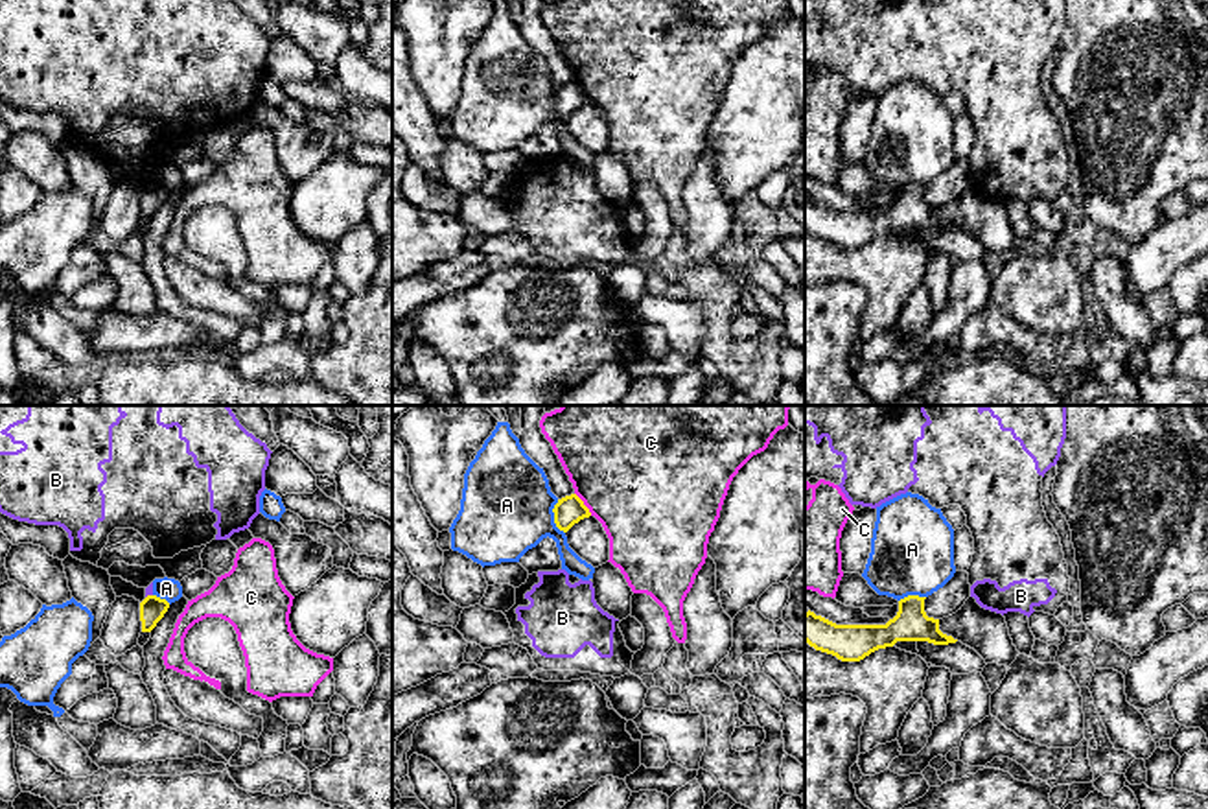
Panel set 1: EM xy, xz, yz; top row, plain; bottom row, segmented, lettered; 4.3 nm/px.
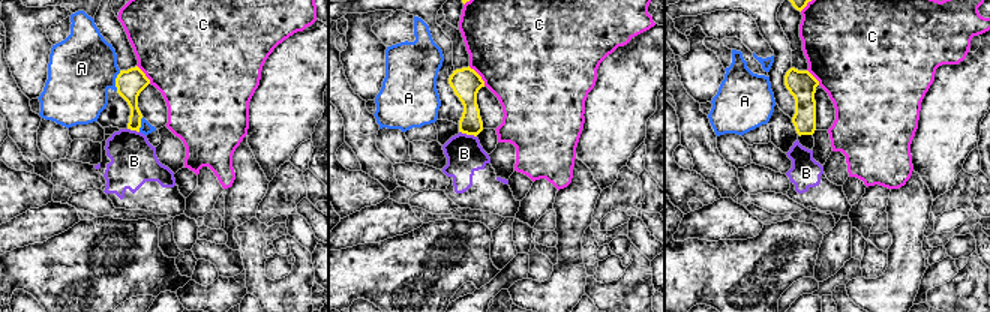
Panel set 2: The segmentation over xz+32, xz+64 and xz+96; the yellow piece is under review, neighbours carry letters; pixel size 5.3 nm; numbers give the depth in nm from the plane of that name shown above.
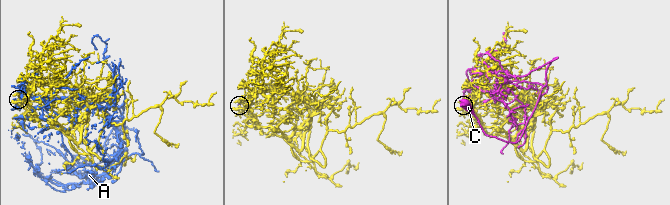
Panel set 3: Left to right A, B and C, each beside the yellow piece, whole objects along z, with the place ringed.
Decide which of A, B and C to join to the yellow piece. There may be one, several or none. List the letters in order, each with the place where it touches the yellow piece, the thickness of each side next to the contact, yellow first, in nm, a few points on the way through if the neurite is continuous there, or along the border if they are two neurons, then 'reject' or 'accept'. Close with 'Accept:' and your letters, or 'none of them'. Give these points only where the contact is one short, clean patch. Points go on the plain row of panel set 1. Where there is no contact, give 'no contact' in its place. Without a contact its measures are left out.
A: contact xz (555, 104); calibres 120 and 400 nm; reject
B: contact xy (148, 183); calibres 110 and 30 nm; border xy (151, 181), (146, 185); reject
C: contact xz (582, 91); calibres 120 and 480 nm; reject
Accept: none of them

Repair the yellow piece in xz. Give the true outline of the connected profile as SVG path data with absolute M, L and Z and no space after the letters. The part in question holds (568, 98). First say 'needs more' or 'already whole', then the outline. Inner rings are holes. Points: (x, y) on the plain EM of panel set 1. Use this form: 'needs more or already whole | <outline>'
already whole | M576 81L558 87L552 100L554 100L556 114L563 120L567 120L580 107L591 103L589 96L584 92L584 88Z

